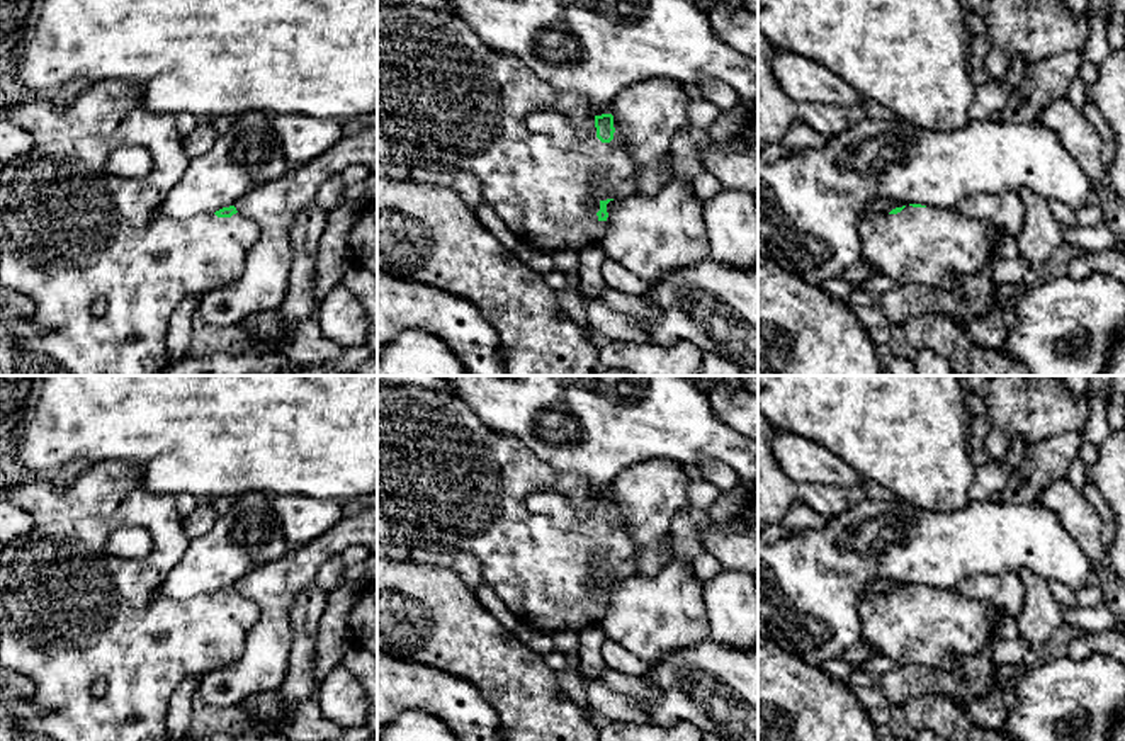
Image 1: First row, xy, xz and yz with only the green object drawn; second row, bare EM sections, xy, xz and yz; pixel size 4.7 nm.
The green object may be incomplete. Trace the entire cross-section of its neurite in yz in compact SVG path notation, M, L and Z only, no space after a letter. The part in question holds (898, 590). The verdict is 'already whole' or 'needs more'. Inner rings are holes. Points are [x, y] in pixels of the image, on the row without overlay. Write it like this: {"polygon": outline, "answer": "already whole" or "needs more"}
{"polygon": "M909 585L858 605L862 641L897 665L933 666L960 675L957 659L994 641L1003 617L994 607L960 595Z", "answer": "needs more"}

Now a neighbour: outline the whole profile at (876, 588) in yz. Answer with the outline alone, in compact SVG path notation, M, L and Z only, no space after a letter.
M873 581L867 585L867 588L862 591L860 598L868 600L880 595L889 595L892 590L902 588L902 585L890 583L890 581Z

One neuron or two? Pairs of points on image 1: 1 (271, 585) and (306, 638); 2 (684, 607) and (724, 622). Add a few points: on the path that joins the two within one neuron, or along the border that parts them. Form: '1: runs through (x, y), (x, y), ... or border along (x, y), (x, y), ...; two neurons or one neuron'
1: border along (313, 580), (298, 593), (291, 610), (291, 655); two neurons
2: border along (701, 585), (709, 633); two neurons

